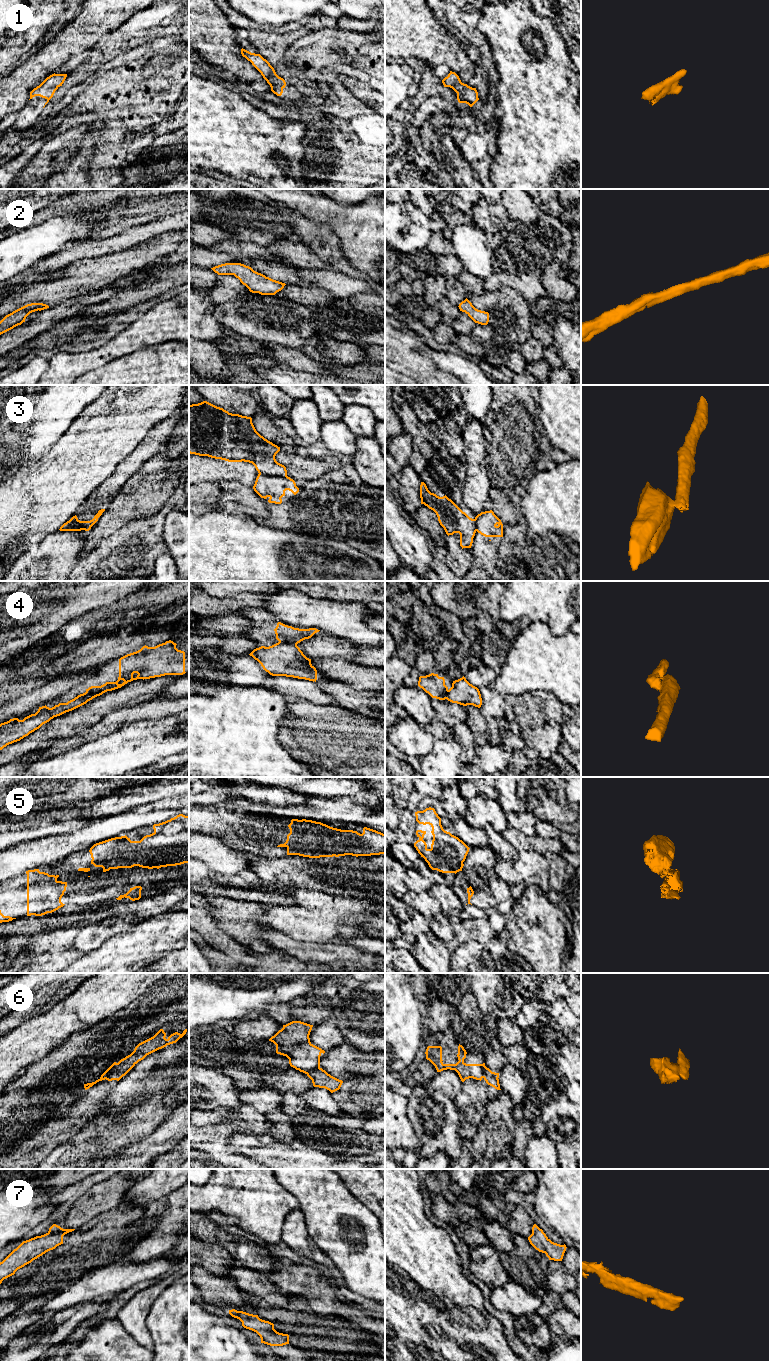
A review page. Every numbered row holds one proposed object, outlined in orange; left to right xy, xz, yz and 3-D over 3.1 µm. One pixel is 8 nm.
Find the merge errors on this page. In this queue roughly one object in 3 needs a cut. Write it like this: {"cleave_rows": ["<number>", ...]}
{"cleave_rows": ["3", "4", "5", "6"]}

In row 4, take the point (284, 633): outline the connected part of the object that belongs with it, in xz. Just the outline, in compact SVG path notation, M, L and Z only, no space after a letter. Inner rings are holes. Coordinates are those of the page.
M278 622L274 631L276 634L276 639L279 642L298 644L305 639L311 638L320 630L316 628L299 629Z

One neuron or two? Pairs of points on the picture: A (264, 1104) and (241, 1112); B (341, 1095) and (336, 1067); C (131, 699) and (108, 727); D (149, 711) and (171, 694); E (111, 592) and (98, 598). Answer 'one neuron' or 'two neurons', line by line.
A: two neurons
B: two neurons
C: two neurons
D: two neurons
E: one neuron

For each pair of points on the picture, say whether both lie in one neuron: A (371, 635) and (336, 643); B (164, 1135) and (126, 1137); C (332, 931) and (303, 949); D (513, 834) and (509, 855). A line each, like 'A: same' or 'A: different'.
A: different
B: different
C: different
D: different

